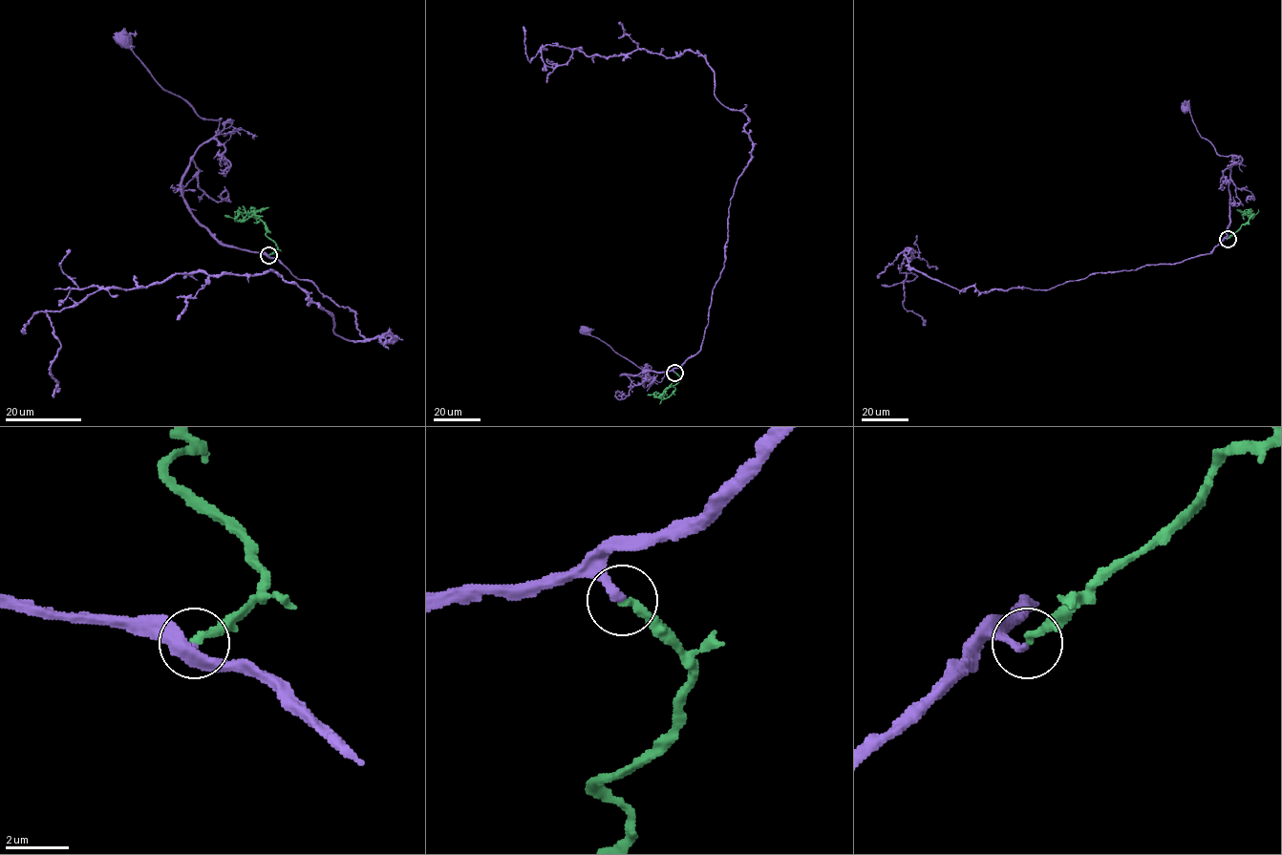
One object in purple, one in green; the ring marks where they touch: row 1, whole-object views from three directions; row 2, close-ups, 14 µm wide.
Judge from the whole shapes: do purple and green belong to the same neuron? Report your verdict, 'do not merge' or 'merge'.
merge

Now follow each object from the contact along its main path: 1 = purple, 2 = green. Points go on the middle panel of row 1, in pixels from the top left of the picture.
1: (674, 373), (642, 372), (637, 374), (621, 374), (639, 375), (644, 387), (645, 374), (639, 368), (586, 331)
2: (674, 373), (679, 377), (673, 386), (675, 390), (662, 398), (663, 392), (674, 381)

